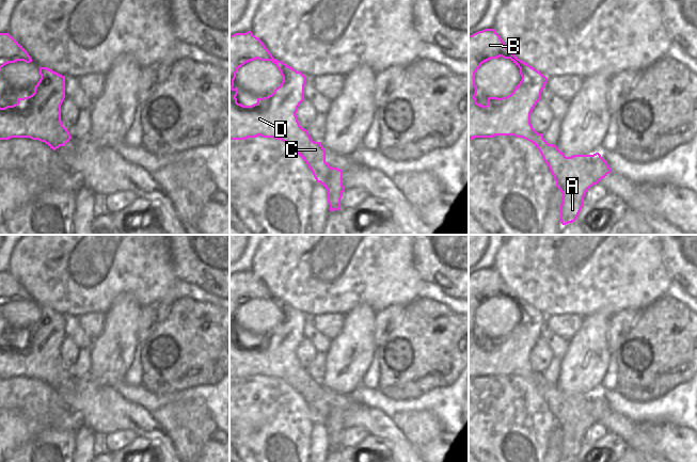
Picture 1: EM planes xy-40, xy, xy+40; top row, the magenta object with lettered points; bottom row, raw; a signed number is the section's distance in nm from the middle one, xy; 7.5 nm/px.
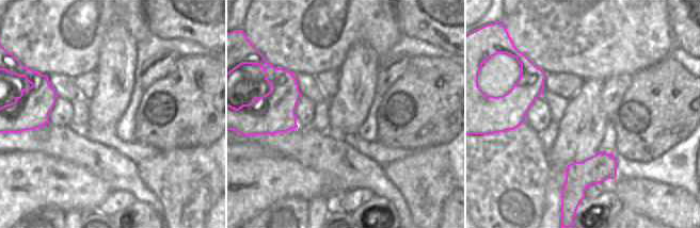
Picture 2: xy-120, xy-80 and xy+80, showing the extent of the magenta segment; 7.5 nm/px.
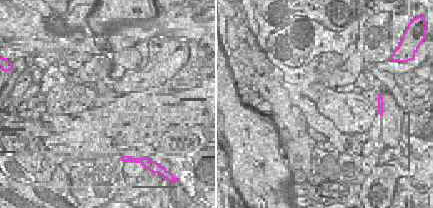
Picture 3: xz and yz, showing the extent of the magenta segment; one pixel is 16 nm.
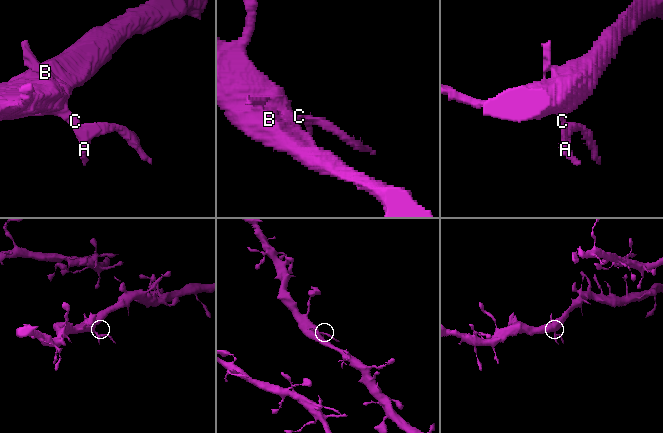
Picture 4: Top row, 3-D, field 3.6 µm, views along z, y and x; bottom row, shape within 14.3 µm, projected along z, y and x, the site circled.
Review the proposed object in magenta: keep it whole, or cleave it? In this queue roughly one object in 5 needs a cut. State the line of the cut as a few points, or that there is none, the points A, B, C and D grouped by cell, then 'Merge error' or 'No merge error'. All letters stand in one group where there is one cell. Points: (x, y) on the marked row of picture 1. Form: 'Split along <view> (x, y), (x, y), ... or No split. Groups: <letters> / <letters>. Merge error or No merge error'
No split. Groups: A B C D. No merge error

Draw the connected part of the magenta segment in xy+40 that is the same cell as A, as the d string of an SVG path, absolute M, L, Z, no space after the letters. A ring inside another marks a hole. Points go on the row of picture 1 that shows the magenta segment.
M485 29L469 36L469 140L474 138L493 138L495 136L514 136L532 142L540 152L548 164L556 187L563 194L560 205L560 222L563 225L576 220L583 205L586 192L607 176L612 169L605 159L599 154L573 155L566 157L556 145L549 144L543 139L543 133L538 133L530 124L530 113L537 102L541 99L541 92L545 87L548 78L521 61L503 42L494 29ZM497 58L510 59L519 68L522 77L513 92L502 98L488 97L488 105L476 102L477 86L475 85L475 73L482 63Z

